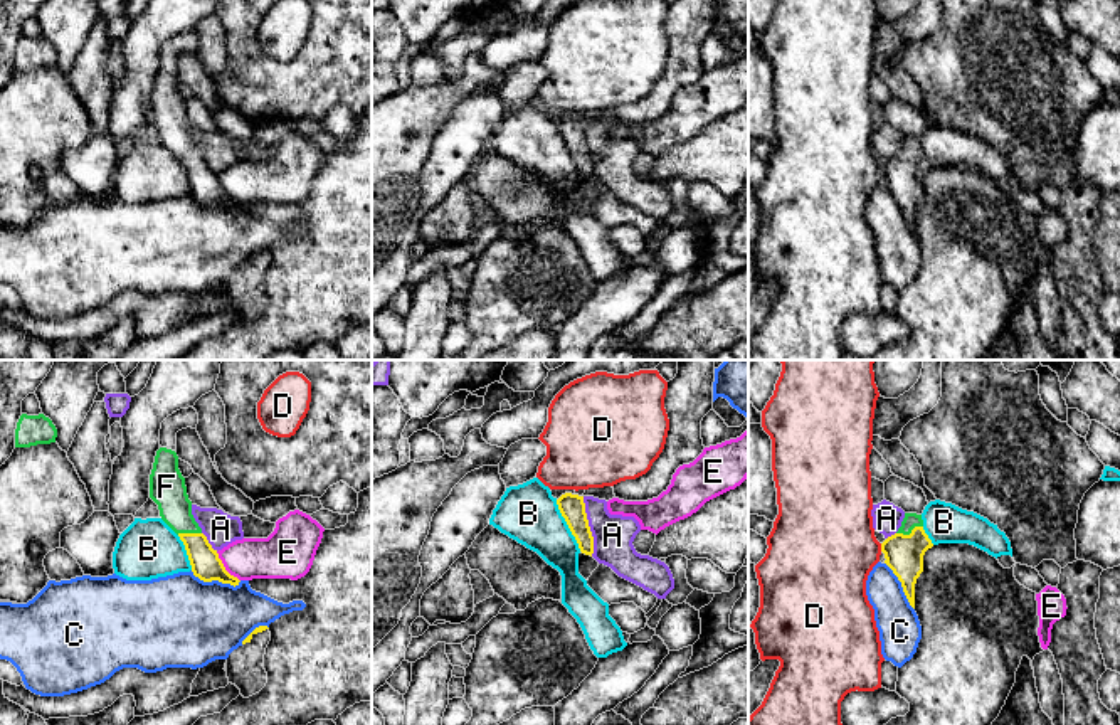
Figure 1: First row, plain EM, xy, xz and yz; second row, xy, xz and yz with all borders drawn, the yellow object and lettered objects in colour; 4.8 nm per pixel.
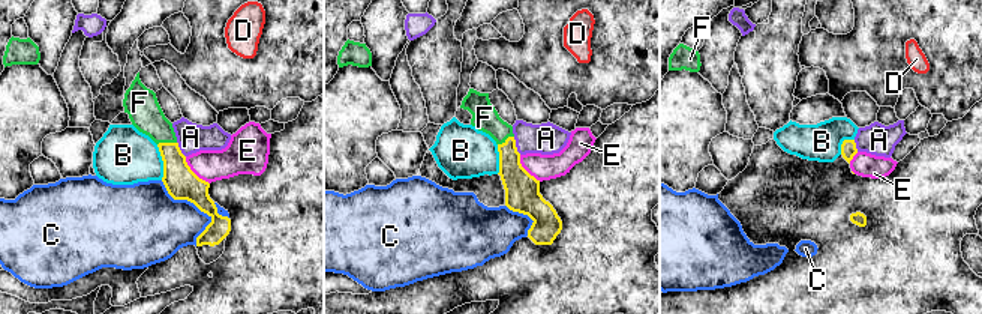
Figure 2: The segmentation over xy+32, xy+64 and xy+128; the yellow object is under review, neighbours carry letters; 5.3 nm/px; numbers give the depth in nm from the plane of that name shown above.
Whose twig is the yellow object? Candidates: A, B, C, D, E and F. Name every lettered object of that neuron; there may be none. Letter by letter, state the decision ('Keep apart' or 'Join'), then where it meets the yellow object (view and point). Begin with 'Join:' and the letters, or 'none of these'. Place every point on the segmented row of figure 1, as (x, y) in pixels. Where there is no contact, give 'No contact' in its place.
Join: F
A: Keep apart. Touches yellow at xz (589, 527)
B: Keep apart. Touches yellow at xz (567, 523)
C: Keep apart. Touches yellow at xy (216, 579)
D: Keep apart. Touches yellow at yz (882, 547)
E: Keep apart. Touches yellow at xy (224, 567)
F: Join. Touches yellow at yz (910, 534)

